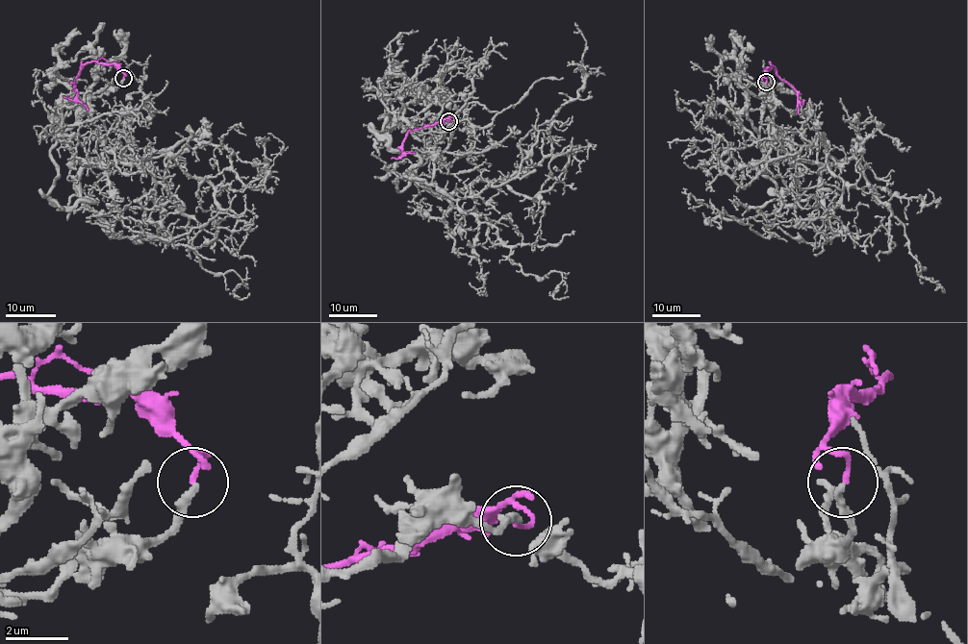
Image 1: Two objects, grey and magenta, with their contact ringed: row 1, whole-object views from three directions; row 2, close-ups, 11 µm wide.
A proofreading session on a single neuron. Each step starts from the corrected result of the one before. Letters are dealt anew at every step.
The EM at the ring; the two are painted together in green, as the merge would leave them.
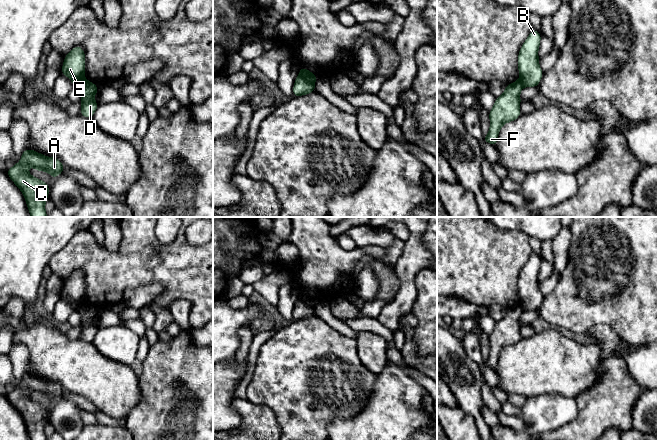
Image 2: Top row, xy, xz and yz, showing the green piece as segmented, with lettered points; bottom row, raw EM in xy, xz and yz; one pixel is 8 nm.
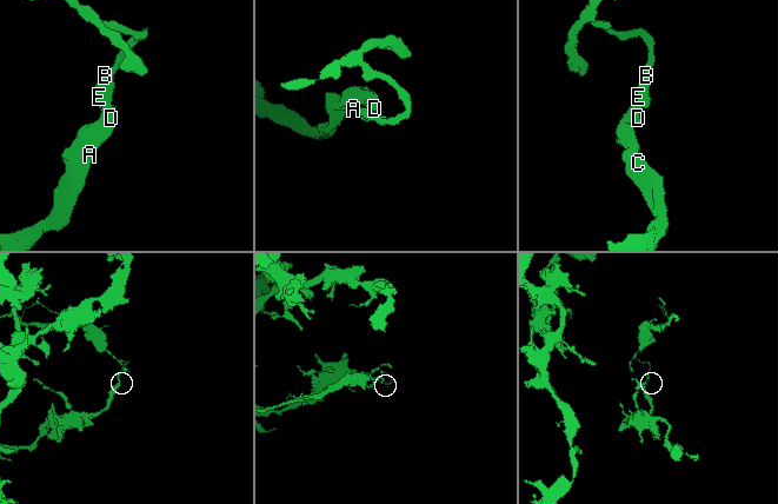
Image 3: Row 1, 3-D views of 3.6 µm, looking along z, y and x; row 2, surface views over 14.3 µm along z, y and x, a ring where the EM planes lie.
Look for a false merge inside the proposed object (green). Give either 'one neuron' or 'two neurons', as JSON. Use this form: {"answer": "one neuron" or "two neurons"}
{"answer": "two neurons"}

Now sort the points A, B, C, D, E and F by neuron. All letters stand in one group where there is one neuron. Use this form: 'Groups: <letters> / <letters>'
Groups: A C D F / B E

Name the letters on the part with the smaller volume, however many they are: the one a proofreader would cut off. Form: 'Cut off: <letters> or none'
Cut off: B, E

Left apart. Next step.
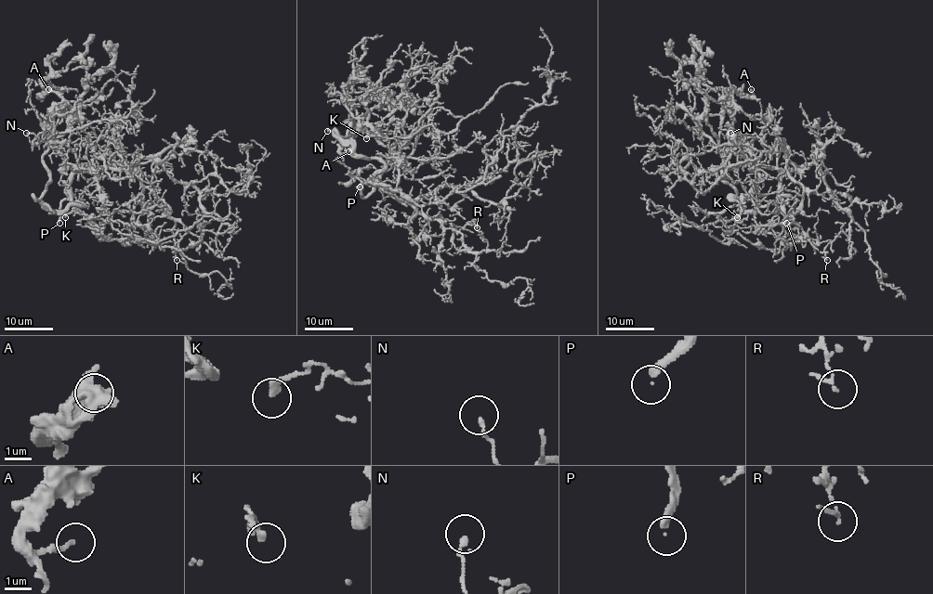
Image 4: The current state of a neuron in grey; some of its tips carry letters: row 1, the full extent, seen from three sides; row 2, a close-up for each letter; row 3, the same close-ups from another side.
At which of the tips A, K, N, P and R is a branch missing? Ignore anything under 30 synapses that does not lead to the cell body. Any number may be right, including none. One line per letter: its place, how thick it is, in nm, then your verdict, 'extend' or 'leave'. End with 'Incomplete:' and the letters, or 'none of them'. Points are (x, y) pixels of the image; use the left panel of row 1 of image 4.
A: place (48, 89); calibre 180 nm; leave
K: place (65, 217); calibre 240 nm; leave
N: place (26, 133); calibre 150 nm; leave
P: place (59, 223); calibre 240 nm; extend
R: place (177, 260); calibre 110 nm; leave
Incomplete: P

